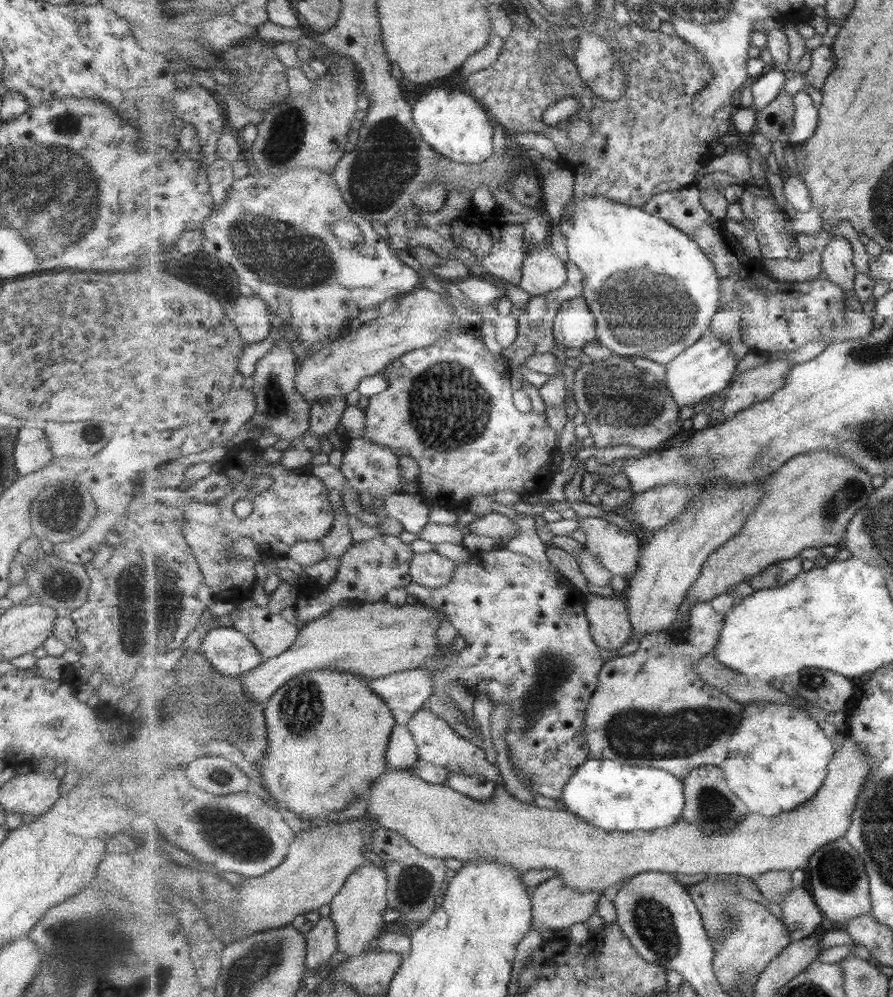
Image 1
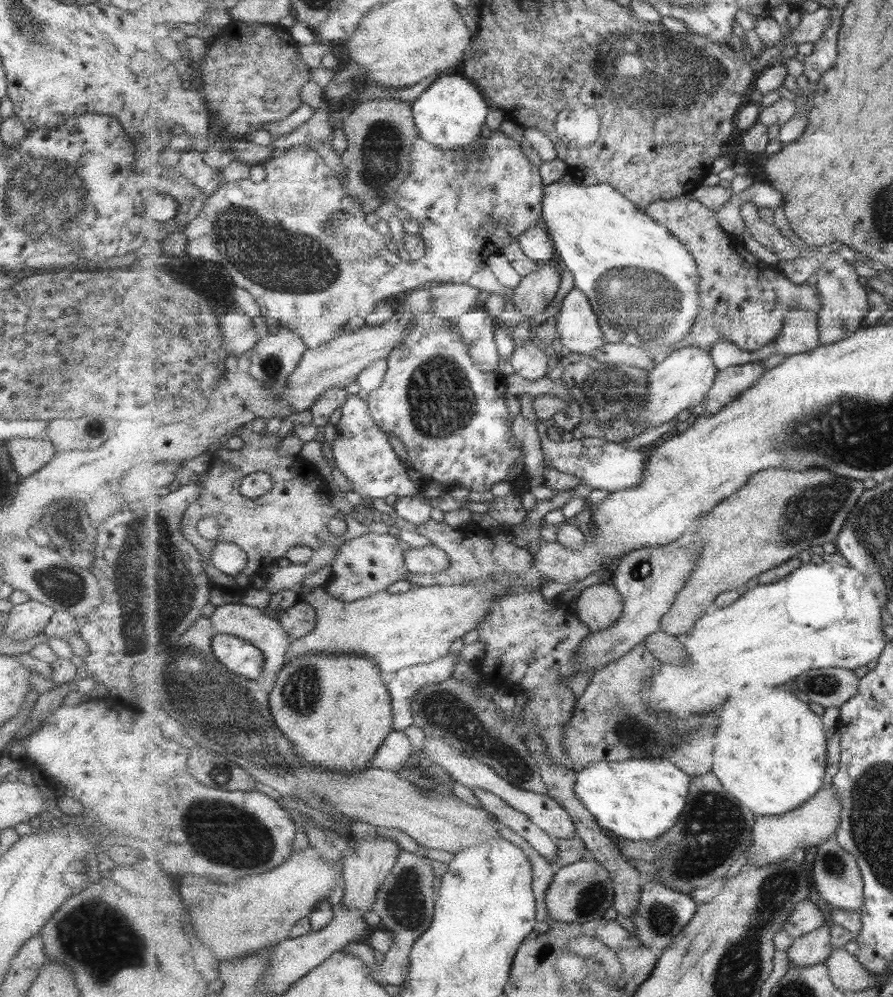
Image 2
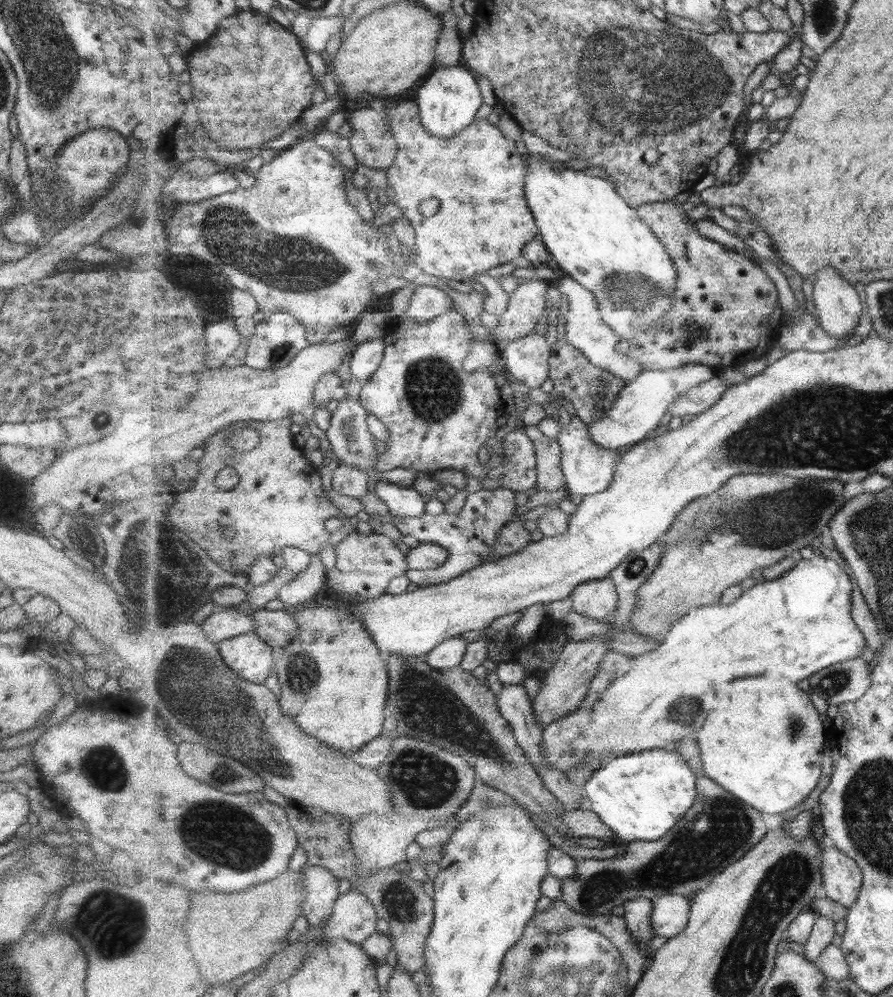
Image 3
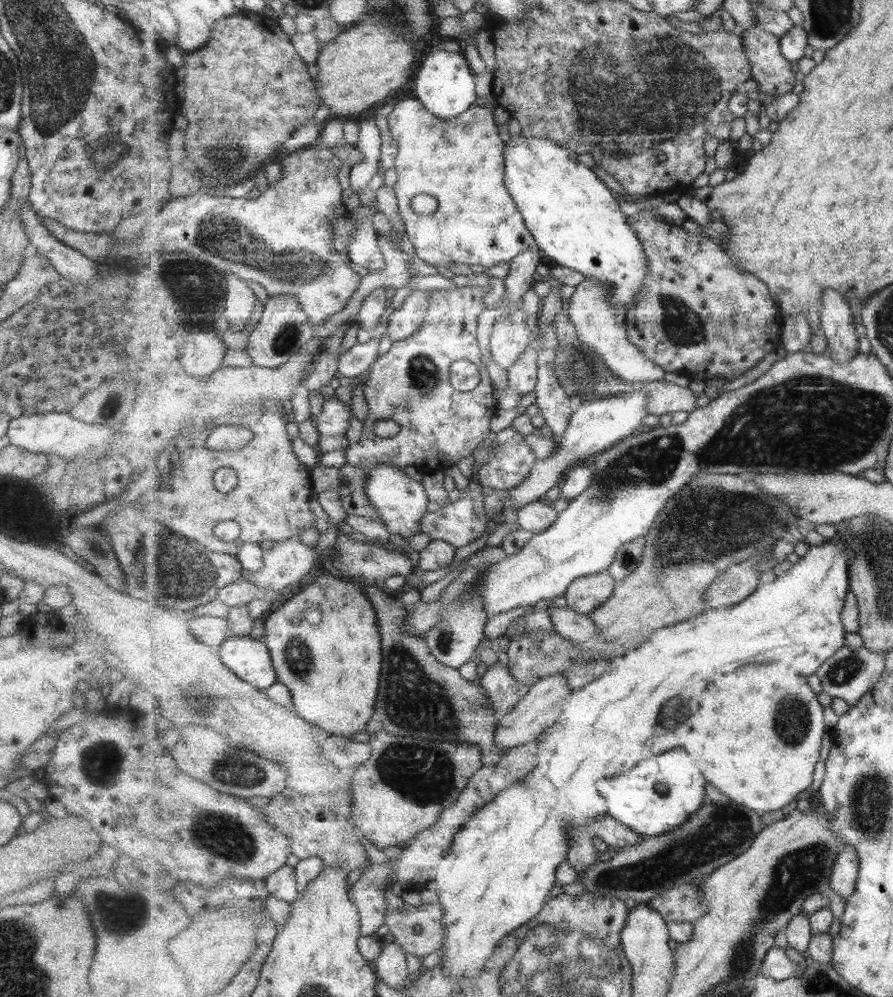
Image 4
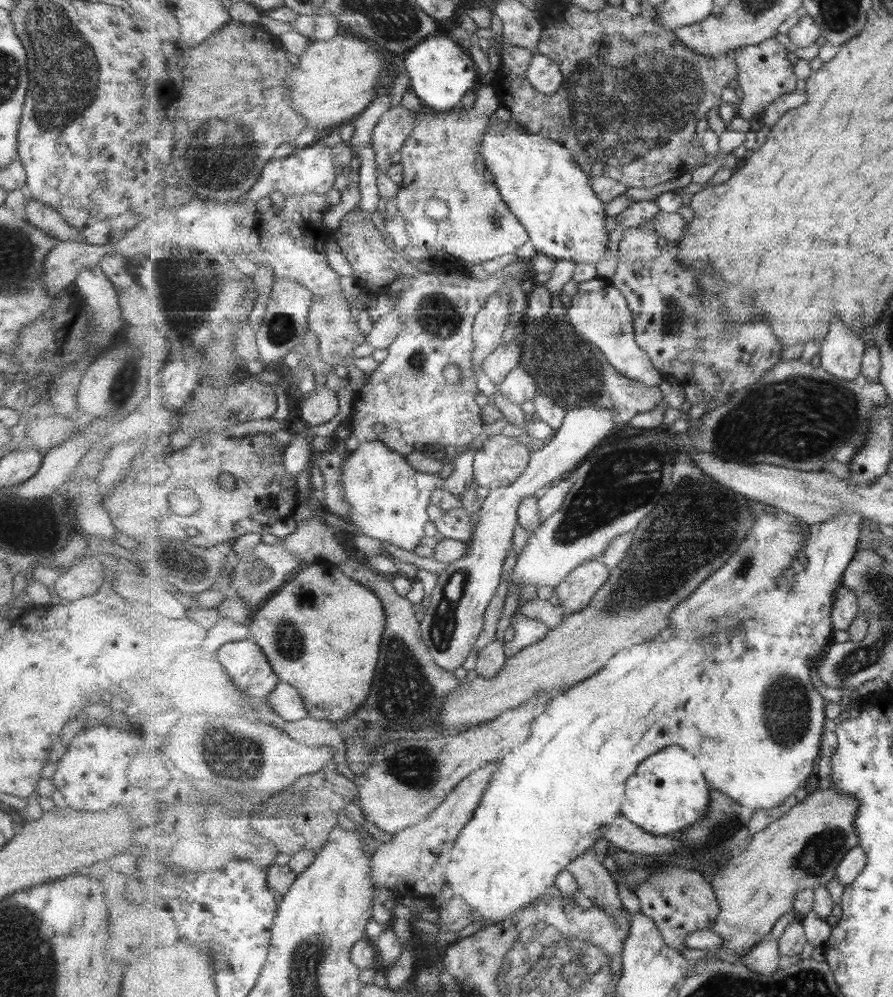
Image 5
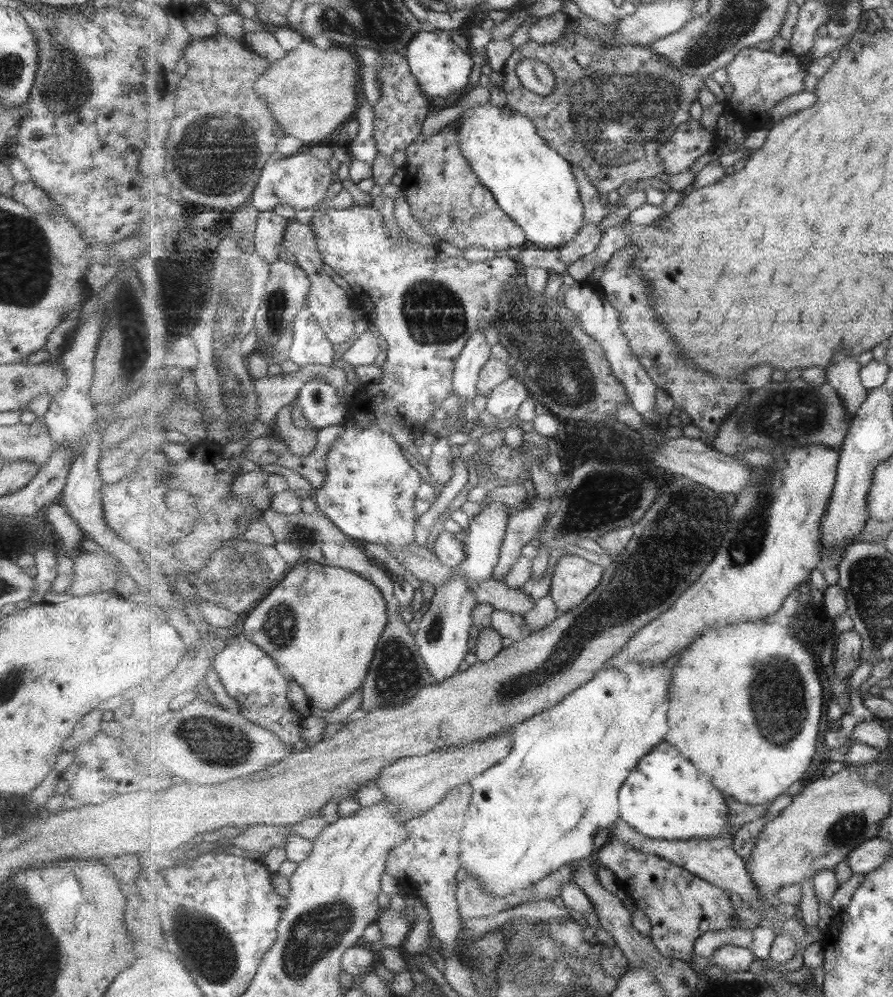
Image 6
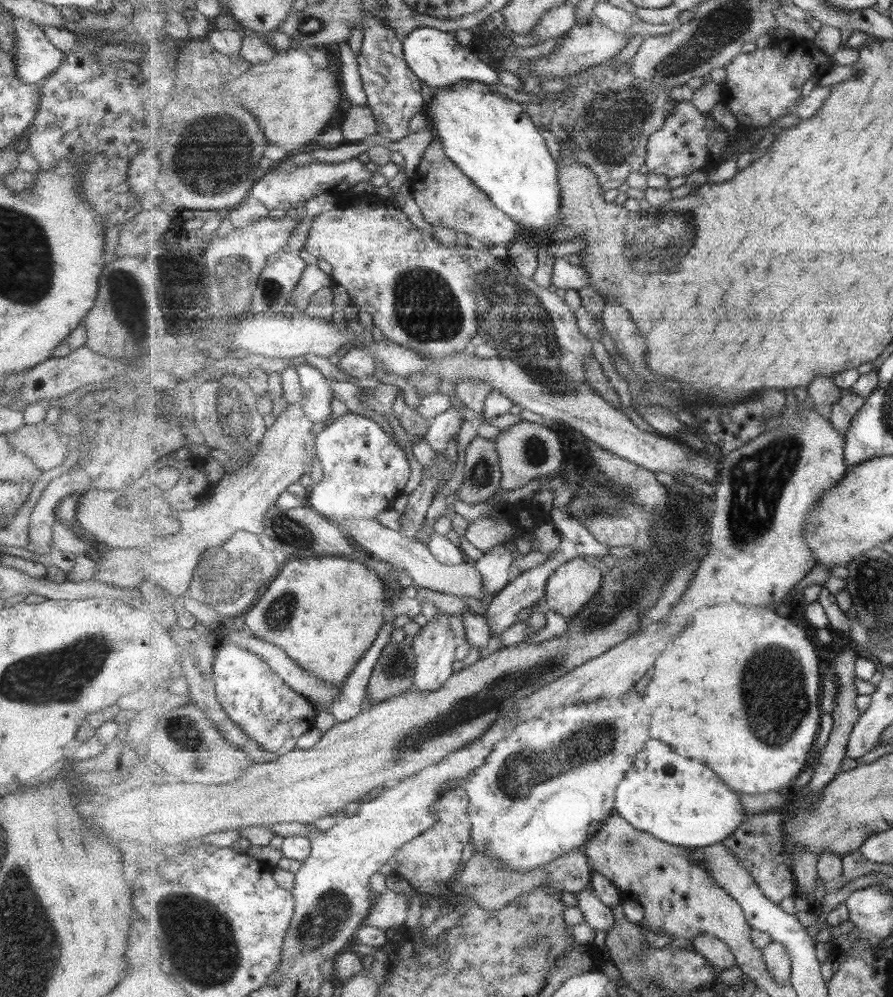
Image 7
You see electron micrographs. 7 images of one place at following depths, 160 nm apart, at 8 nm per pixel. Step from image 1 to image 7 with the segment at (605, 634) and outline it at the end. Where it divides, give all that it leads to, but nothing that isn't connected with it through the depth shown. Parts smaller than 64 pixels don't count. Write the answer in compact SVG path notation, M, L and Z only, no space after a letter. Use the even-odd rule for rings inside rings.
M581 557L558 566L551 574L543 598L545 610L575 618L598 596L605 573Z

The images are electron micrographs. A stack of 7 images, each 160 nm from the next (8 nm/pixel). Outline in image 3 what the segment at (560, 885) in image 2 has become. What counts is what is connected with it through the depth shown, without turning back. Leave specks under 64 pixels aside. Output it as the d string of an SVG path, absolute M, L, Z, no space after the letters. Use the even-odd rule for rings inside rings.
M698 776L696 781L696 804L689 809L689 814L684 814L673 827L671 834L657 841L641 840L623 844L622 853L607 860L580 860L575 875L561 884L561 900L569 904L575 914L599 916L609 915L613 907L641 896L649 899L666 894L692 897L701 890L708 889L717 876L724 873L730 865L741 861L756 844L765 839L772 824L763 822L763 813L760 810L741 802L737 796L733 796L707 776Z

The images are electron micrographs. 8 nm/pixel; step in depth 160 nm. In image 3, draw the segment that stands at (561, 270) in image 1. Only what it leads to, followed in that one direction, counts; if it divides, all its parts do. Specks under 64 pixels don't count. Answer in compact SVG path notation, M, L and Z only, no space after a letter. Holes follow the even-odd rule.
M531 279L521 283L510 295L507 310L500 316L500 325L493 332L493 343L503 351L512 340L531 336L541 316L545 316L550 307L547 300L547 288L556 283Z

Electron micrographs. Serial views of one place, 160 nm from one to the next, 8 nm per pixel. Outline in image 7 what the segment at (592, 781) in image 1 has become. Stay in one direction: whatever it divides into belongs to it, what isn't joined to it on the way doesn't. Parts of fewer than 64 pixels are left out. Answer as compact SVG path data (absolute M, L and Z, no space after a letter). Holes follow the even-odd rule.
M649 740L616 792L616 814L634 827L676 846L705 848L723 843L747 817L727 782L709 766L673 752L665 742Z

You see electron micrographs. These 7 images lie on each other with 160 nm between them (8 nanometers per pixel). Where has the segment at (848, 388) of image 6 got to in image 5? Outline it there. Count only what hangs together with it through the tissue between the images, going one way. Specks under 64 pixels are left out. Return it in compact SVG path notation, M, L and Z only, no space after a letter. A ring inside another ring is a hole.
M835 318L826 339L821 344L821 367L845 381L855 381L862 372L862 361L868 349L866 340Z

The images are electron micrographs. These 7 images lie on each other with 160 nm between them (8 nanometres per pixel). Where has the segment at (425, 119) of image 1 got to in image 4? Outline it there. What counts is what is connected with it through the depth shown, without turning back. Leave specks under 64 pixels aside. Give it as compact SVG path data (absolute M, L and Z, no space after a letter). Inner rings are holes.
M433 47L422 59L417 70L415 82L416 98L423 106L443 120L453 120L475 105L476 91L475 73L463 54L449 52L441 47Z

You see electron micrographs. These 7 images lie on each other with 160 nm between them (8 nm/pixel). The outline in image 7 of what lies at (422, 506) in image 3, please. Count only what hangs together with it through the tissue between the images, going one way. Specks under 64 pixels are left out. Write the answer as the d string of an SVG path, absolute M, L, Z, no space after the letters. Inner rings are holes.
M349 413L335 419L316 436L316 451L324 468L324 475L319 484L309 491L308 506L335 523L359 520L359 518L377 521L377 516L381 512L393 510L395 500L404 494L403 490L411 478L409 460L403 446L397 444L397 440L391 440L391 436L375 420L367 416Z

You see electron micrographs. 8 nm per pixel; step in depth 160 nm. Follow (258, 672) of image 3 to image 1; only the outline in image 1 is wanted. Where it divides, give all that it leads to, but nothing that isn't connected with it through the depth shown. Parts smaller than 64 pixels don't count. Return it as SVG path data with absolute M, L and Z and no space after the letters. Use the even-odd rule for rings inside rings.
M228 624L209 630L200 648L221 674L238 679L264 662L264 656L252 639Z

